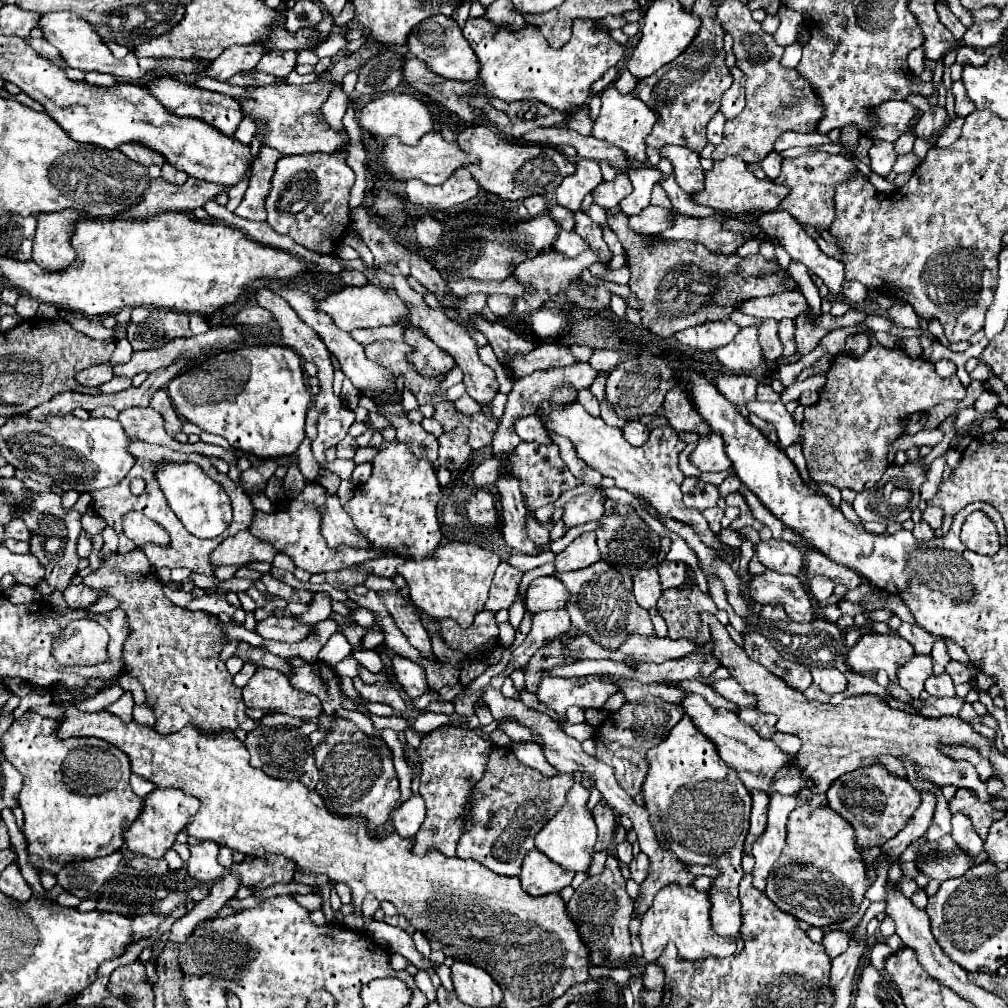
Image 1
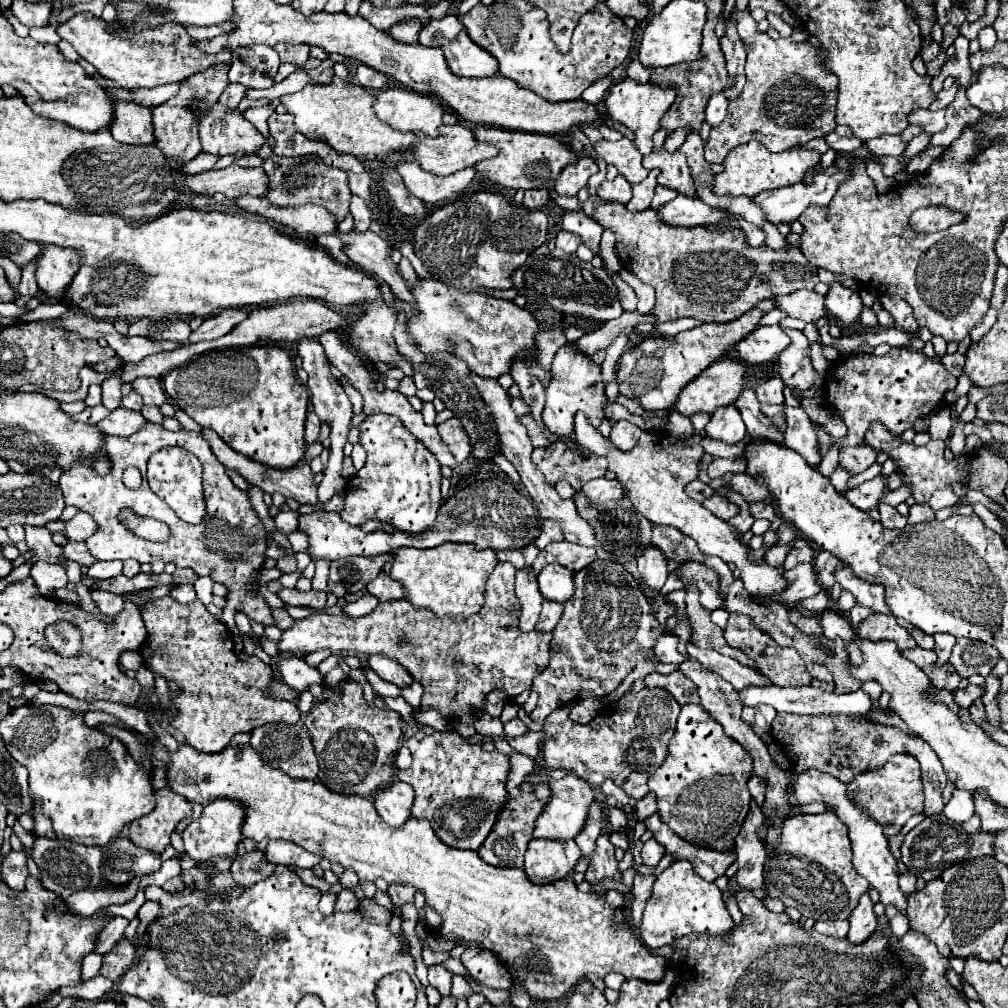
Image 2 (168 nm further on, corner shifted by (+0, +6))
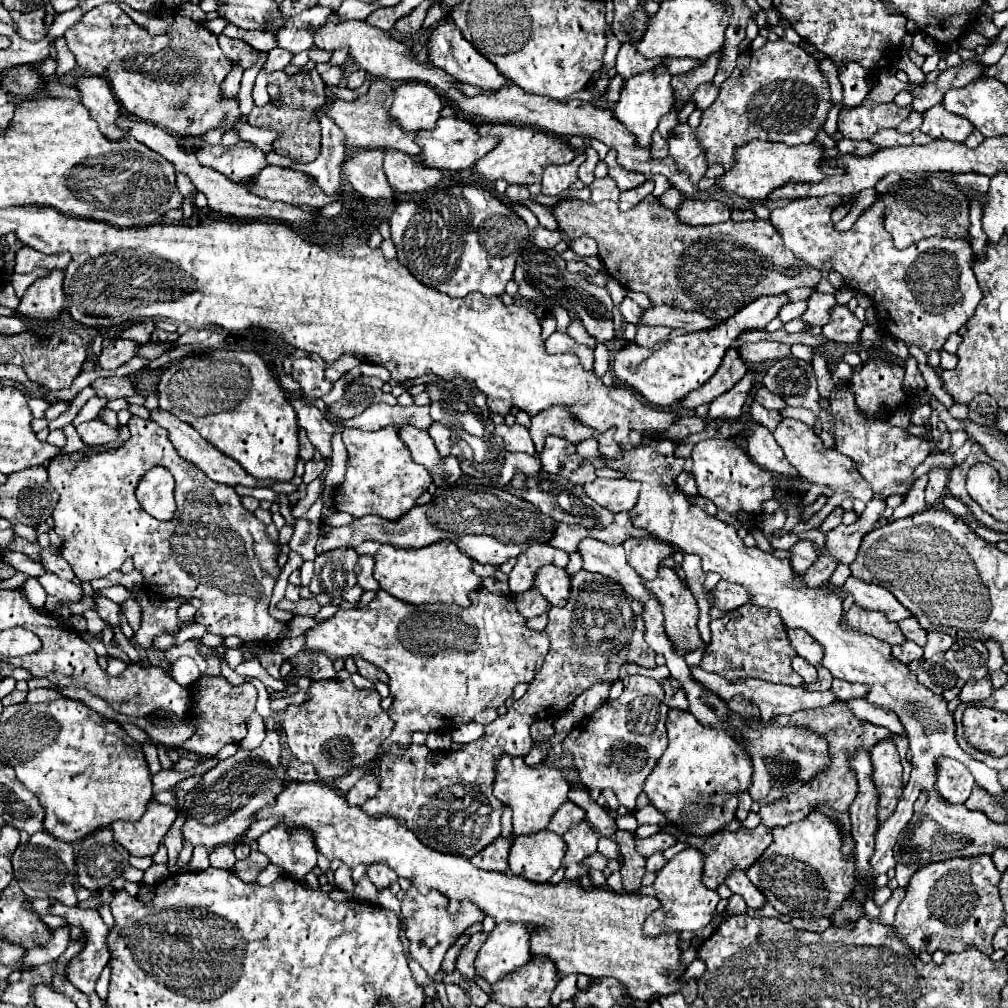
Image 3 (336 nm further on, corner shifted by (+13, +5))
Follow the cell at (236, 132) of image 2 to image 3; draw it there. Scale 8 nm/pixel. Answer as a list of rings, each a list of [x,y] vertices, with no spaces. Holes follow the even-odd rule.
[[[222,144],[204,146],[196,150],[196,158],[204,166],[220,170],[220,174],[238,184],[246,184],[266,166],[264,152],[254,144],[238,144],[234,148],[226,148]]]

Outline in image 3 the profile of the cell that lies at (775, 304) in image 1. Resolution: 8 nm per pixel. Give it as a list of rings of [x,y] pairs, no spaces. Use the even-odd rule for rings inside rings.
[[[812,292],[806,298],[806,310],[800,316],[802,322],[806,322],[808,326],[824,326],[828,322],[828,310],[836,304],[832,294],[822,294],[822,292]]]

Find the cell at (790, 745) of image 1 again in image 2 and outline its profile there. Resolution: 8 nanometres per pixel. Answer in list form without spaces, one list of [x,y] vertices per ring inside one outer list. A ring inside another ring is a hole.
[[[777,713],[771,733],[775,741],[781,745],[783,753],[791,761],[793,773],[805,773],[809,769],[817,769],[837,777],[843,783],[853,781],[857,773],[865,773],[869,769],[881,767],[889,755],[909,753],[921,763],[923,771],[923,787],[925,787],[925,813],[935,815],[943,811],[941,791],[945,789],[947,777],[941,769],[941,763],[929,743],[921,741],[921,737],[911,737],[901,729],[893,729],[891,725],[877,725],[867,717],[859,715],[793,715],[793,713]]]

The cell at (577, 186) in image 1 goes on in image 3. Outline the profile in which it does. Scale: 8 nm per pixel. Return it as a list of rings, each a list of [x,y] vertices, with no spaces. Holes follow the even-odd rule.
[[[584,153],[578,154],[570,164],[564,166],[548,166],[542,178],[542,194],[546,196],[560,196],[568,190],[570,184],[578,180],[578,168],[586,160]]]

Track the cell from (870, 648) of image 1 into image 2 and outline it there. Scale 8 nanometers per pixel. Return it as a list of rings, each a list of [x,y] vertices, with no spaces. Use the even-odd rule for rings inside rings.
[[[881,613],[869,615],[867,619],[863,619],[859,623],[857,635],[861,639],[871,639],[871,641],[883,641],[883,639],[897,641],[897,645],[899,645],[901,651],[911,649],[911,647],[917,645],[915,639],[903,627],[897,625],[897,621],[895,621],[893,615],[881,615]]]

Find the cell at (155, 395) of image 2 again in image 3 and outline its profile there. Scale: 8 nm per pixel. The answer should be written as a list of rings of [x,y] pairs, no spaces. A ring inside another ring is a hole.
[[[118,376],[98,378],[92,386],[96,388],[96,394],[98,394],[98,396],[108,398],[108,400],[128,398],[128,396],[134,396],[134,394],[136,394],[136,388],[134,388],[134,384],[130,382],[128,376],[124,376],[124,378],[118,378]]]

